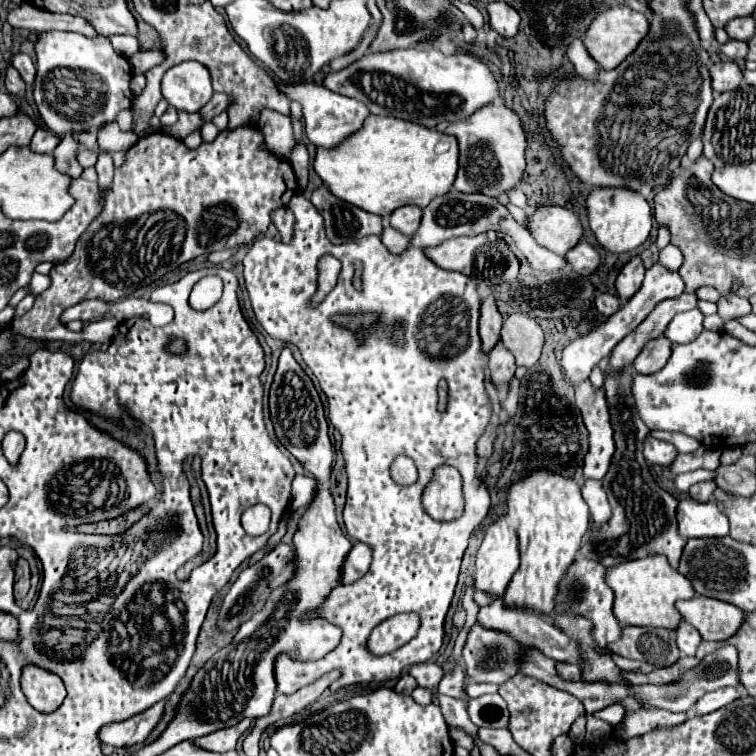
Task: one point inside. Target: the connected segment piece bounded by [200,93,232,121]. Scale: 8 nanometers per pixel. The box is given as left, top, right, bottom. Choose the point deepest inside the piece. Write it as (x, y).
(218, 103)

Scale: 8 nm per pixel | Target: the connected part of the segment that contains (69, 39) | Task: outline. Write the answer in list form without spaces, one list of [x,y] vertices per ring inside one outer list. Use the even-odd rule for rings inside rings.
[[[70,31],[40,33],[36,41],[36,57],[38,73],[34,101],[40,117],[56,135],[98,131],[104,125],[114,123],[120,111],[132,107],[134,93],[130,89],[130,61],[112,49],[108,37],[84,37]],[[80,73],[84,77],[80,77]],[[60,87],[64,87],[64,93],[60,93]]]

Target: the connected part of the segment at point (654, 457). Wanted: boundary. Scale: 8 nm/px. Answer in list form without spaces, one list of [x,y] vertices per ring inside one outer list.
[[[652,435],[644,439],[644,457],[652,465],[670,465],[676,459],[676,449],[670,443],[658,441]]]

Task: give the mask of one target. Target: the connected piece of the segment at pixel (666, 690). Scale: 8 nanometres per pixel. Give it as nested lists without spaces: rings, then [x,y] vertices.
[[[732,645],[716,649],[714,653],[706,655],[696,667],[684,671],[676,681],[664,685],[632,685],[632,691],[640,695],[640,703],[650,707],[660,707],[668,711],[688,711],[704,693],[716,691],[722,687],[740,687],[740,673],[738,673],[738,651]]]

